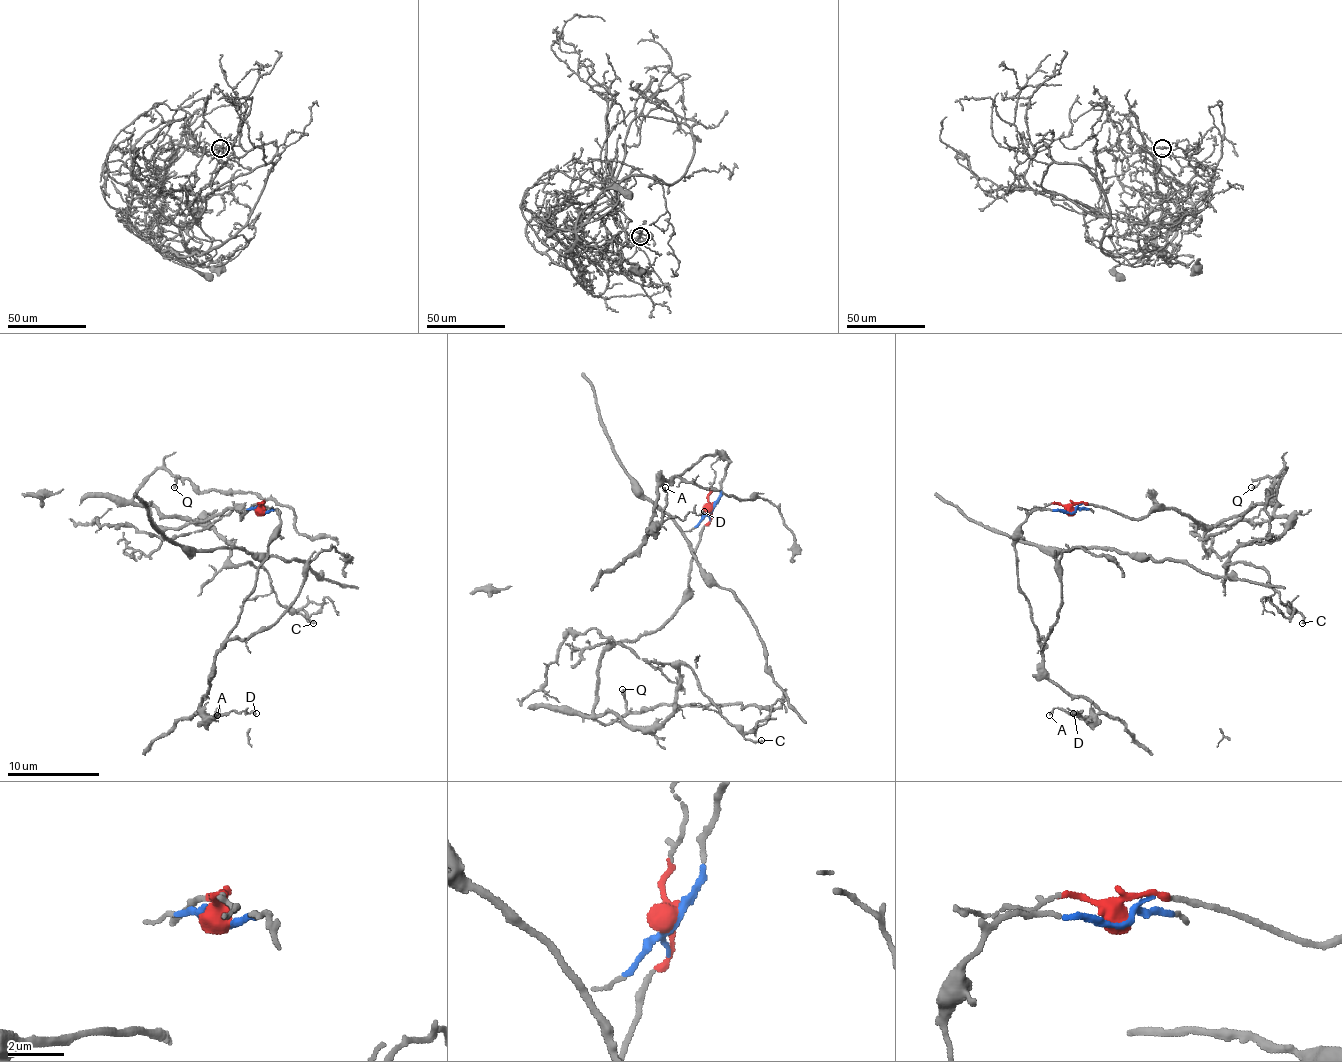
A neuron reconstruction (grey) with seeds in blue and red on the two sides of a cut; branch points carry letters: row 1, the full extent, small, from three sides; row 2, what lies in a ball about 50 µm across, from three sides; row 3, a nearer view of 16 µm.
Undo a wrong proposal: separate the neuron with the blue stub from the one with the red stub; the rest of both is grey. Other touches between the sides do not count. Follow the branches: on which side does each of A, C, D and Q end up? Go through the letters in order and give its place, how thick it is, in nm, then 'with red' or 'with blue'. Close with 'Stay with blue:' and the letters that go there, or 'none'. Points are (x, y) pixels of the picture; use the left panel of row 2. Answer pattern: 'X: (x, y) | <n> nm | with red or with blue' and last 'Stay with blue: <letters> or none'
A: (217, 715) | 160 nm | with blue
C: (313, 623) | 190 nm | with red
D: (256, 713) | 140 nm | with blue
Q: (174, 487) | 140 nm | with red
Stay with blue: A, D

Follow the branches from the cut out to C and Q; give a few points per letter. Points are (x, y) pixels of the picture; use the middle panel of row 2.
C: (711, 510), (681, 604), (606, 650), (594, 712), (656, 728), (684, 663), (746, 739), (762, 739)
Q: (711, 510), (681, 604), (654, 631), (606, 650), (594, 712), (580, 714), (613, 723), (626, 712), (622, 689)

